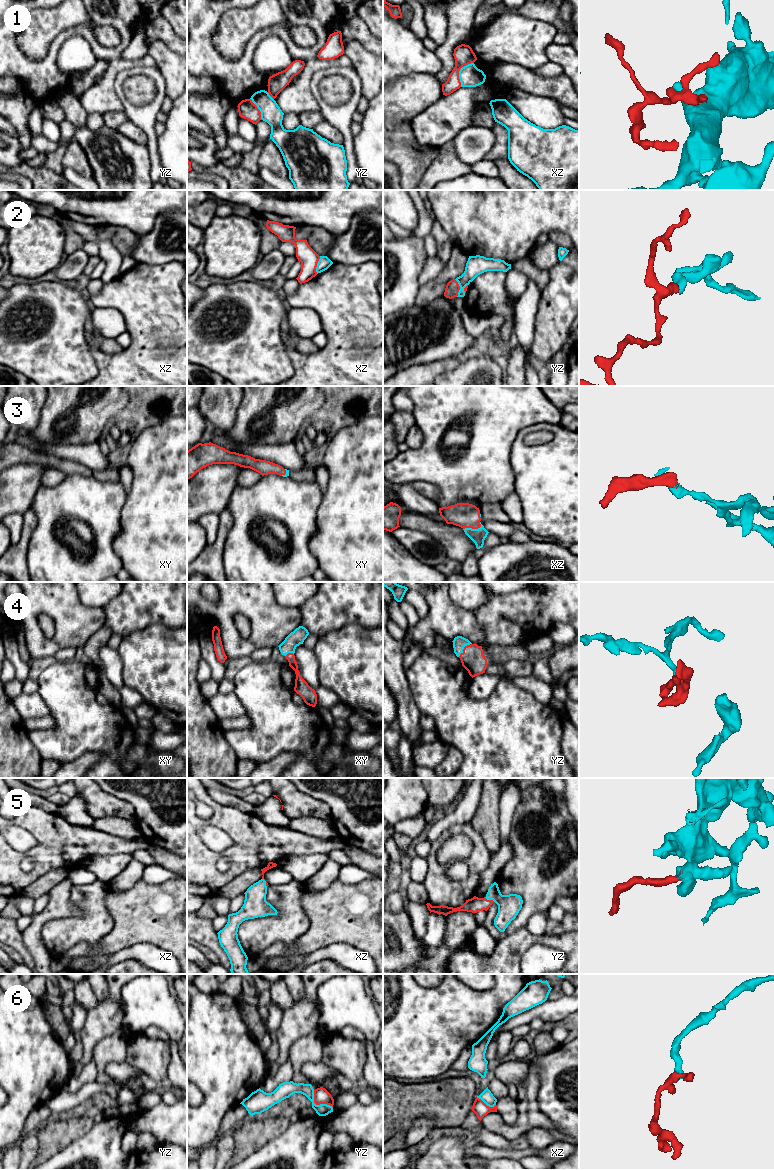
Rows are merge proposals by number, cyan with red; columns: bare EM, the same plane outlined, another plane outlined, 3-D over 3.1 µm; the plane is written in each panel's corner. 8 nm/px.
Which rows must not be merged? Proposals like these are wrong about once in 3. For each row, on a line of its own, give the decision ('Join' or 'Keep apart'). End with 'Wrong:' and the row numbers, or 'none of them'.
1: Keep apart
2: Keep apart
3: Join
4: Join
5: Join
6: Keep apart
Wrong: 1, 2, 6

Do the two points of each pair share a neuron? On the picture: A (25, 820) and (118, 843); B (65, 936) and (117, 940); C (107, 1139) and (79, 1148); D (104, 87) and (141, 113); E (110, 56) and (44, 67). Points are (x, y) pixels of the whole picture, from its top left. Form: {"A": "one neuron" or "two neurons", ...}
{"A": "one neuron", "B": "two neurons", "C": "one neuron", "D": "two neurons", "E": "one neuron"}

